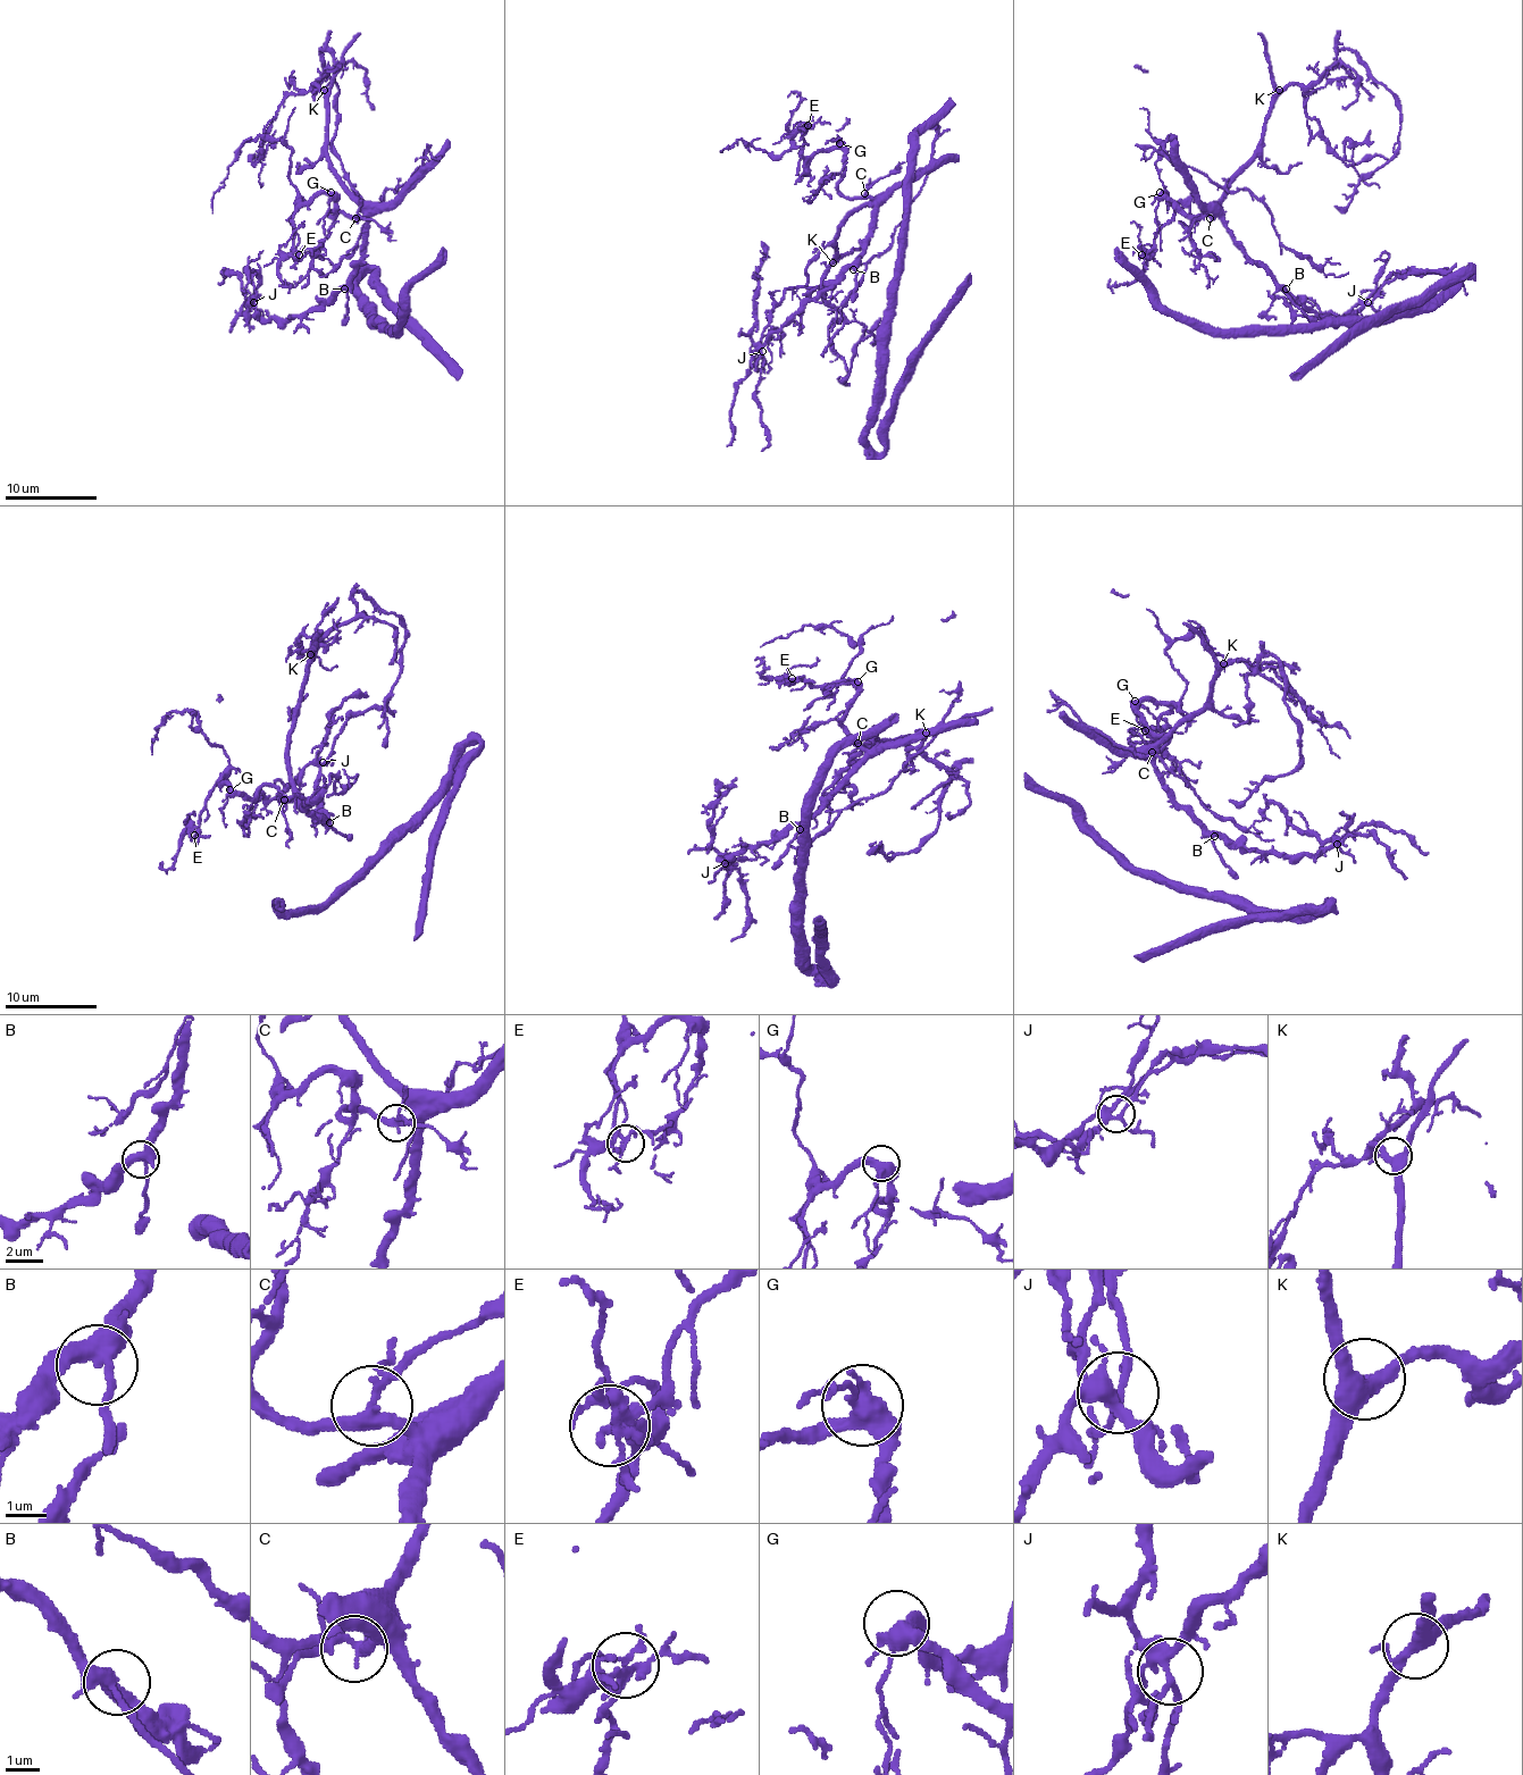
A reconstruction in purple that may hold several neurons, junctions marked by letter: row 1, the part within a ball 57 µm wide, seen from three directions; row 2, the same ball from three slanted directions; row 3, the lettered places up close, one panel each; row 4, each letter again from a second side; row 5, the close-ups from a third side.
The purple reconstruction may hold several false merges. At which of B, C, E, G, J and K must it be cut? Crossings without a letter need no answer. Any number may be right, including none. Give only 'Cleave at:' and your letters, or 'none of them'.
Cleave at: none of them

